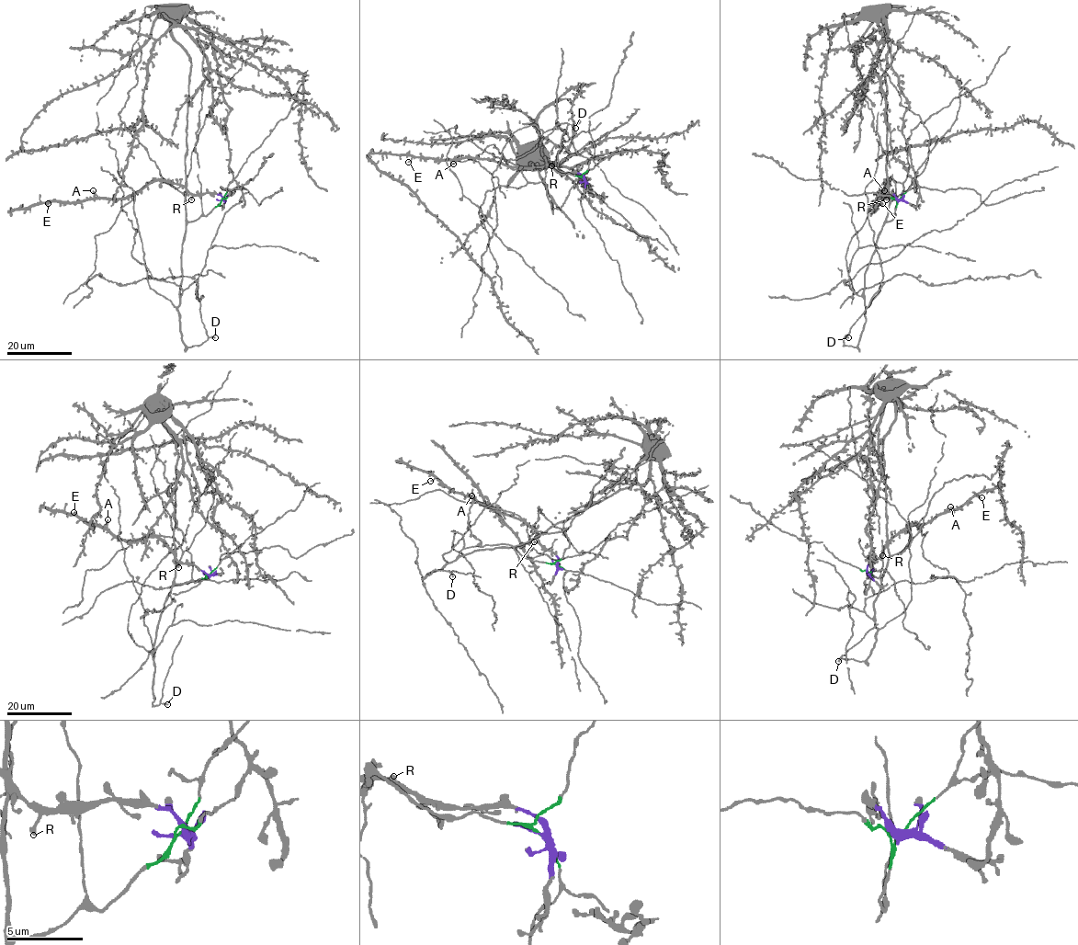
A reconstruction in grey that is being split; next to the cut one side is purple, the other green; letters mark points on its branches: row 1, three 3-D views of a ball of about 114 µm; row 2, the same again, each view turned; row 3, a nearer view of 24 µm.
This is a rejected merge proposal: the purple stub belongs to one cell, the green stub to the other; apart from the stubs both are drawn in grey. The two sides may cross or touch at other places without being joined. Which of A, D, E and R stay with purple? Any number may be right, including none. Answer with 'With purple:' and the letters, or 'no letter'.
With purple: A, E, R

